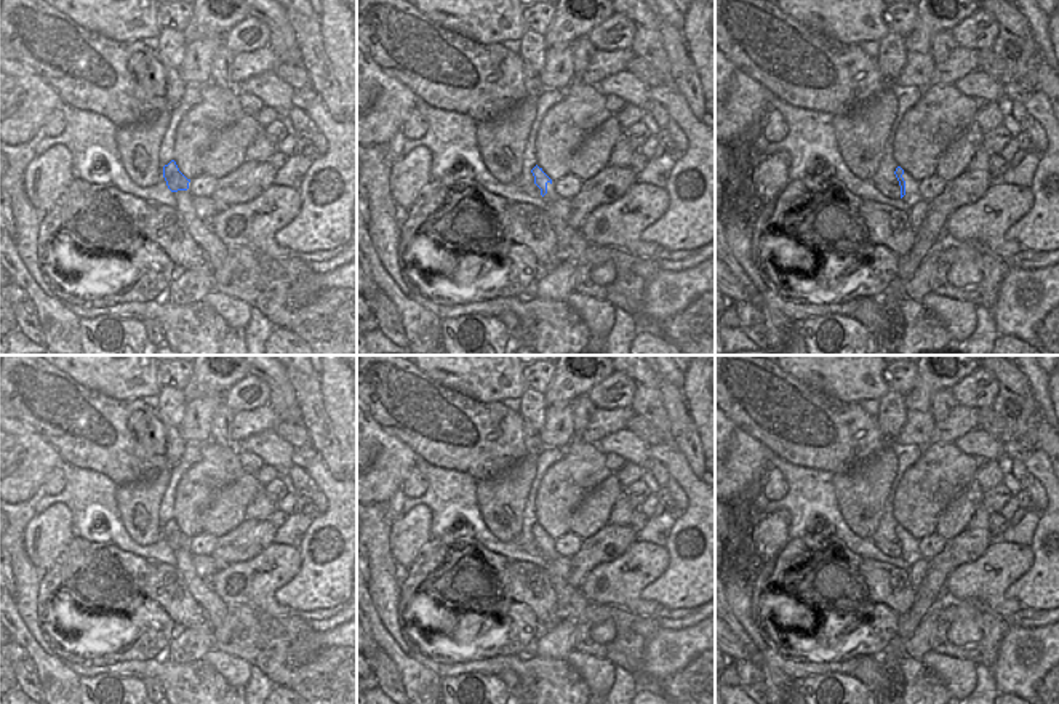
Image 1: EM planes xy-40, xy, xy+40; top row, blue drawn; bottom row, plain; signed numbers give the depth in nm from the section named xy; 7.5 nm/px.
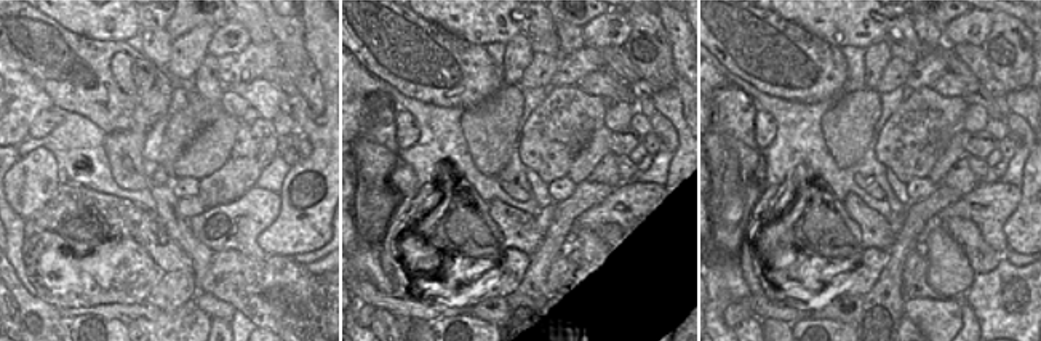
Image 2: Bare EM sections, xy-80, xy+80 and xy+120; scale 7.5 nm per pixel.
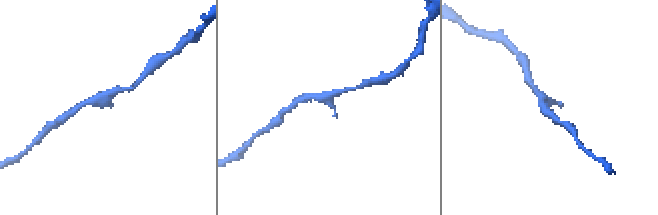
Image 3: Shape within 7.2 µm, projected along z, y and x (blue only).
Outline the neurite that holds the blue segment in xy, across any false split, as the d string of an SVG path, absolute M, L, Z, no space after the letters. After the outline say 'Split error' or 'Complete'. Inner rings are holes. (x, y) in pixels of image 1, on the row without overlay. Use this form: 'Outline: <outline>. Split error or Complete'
Outline: M537 523L531 531L534 534L534 541L522 544L522 549L531 555L544 555L547 552L547 542L552 542L552 538Z. Split error.

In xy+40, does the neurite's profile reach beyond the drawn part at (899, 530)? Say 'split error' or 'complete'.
split error

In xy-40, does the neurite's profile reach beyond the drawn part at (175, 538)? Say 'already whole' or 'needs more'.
already whole

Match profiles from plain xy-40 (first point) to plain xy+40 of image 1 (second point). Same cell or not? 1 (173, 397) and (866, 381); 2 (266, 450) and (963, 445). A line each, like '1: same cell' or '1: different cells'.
1: different cells
2: same cell

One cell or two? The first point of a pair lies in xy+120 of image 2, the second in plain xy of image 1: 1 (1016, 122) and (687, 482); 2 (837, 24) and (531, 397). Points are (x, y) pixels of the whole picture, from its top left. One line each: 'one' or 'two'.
1: two
2: two

